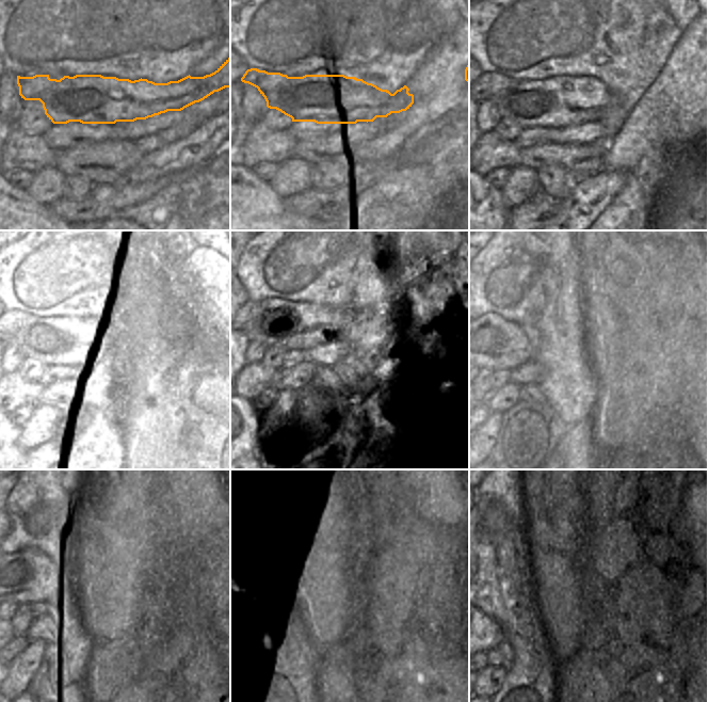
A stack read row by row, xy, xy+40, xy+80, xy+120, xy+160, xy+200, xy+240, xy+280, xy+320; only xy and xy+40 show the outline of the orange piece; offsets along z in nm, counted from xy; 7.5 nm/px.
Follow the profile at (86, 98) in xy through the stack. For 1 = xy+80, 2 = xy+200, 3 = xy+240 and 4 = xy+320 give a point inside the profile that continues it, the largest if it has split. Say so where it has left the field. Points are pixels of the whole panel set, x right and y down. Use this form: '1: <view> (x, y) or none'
1: xy+80 (556, 101)
2: xy+200 (503, 334)
3: xy+240 (28, 570)
4: xy+320 (491, 559)

